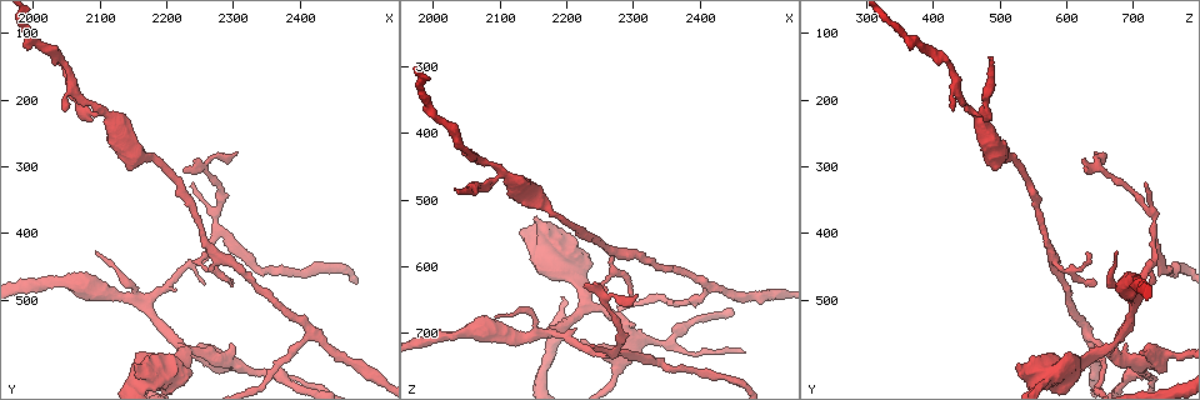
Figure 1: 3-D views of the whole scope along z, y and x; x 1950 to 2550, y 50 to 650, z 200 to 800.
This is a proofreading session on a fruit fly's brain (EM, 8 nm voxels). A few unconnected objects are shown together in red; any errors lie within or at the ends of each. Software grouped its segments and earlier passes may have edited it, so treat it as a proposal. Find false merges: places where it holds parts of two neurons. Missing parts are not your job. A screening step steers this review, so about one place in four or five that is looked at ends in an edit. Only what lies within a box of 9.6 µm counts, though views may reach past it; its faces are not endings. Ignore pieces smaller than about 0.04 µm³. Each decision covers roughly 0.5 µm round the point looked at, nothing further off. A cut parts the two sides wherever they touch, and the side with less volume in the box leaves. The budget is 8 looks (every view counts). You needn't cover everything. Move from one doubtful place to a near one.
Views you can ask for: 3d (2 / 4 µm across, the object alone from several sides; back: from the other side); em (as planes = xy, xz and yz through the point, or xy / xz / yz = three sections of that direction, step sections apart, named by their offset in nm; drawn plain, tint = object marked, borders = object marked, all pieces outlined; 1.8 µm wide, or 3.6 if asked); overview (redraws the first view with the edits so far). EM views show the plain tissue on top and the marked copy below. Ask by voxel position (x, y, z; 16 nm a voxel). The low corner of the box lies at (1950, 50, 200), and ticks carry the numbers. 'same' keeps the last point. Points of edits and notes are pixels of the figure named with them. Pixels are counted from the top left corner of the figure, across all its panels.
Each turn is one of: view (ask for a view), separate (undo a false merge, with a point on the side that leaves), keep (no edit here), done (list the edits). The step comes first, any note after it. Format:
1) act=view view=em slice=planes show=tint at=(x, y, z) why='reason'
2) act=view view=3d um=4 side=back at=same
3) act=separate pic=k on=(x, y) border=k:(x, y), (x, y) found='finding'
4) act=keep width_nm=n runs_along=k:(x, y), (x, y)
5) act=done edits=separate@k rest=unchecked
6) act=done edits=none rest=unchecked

act=view view=3d um=4 at=(2175, 615, 570) why='sharp bend'

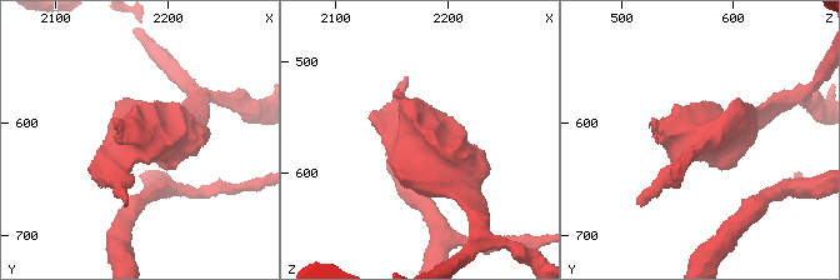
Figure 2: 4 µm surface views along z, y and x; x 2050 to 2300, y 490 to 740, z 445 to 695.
act=view view=em um=3.6 slice=yz step=16 show=tint at=(2176, 614, 568) why='shape alone is not enough'

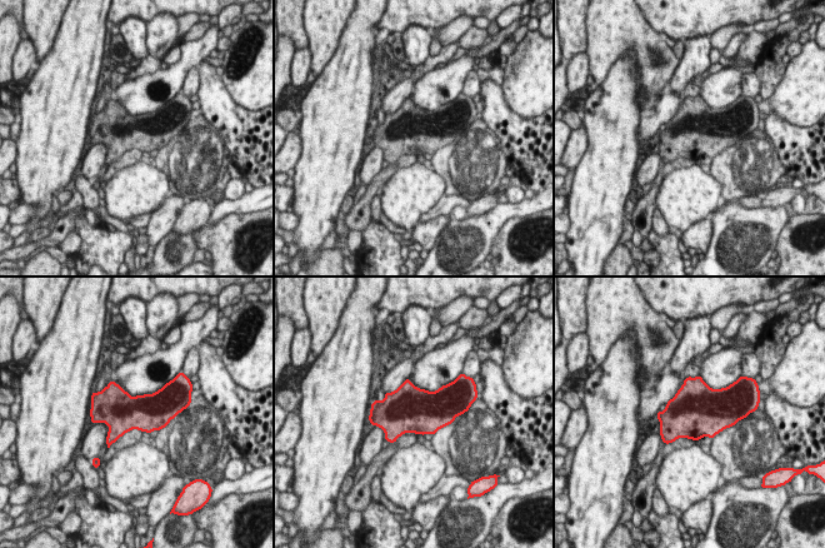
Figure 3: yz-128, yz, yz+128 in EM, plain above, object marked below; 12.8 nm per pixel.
act=view view=em um=3.6 slice=planes show=borders at=same why='cut it another way'

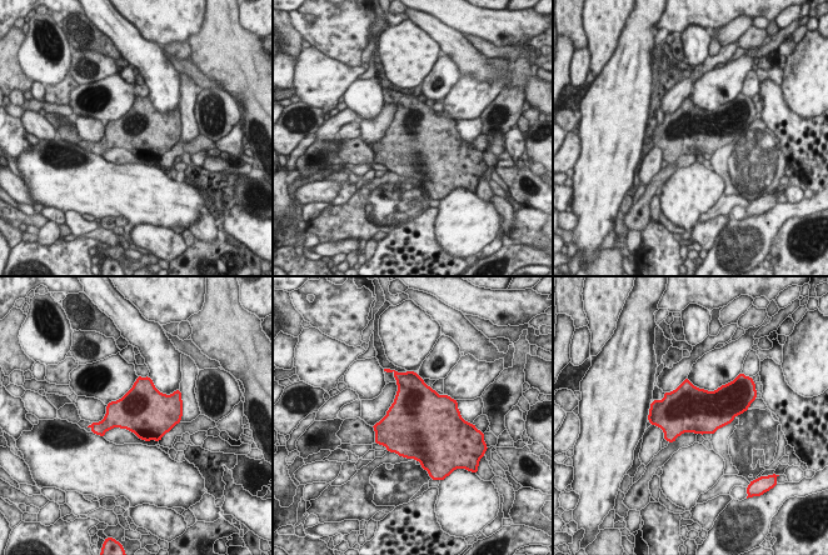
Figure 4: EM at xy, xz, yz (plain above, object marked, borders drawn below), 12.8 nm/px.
act=keep found='all the same neuron'

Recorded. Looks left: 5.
act=view view=em um=3.6 slice=xz step=16 show=tint at=(2175, 515, 695)

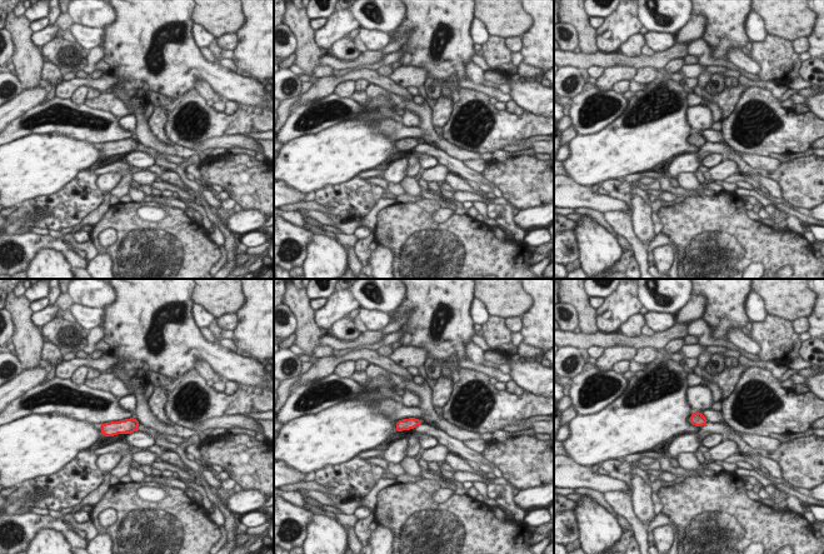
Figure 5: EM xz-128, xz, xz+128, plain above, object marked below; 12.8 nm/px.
act=keep found='continuous, no second neuron'

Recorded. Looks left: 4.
act=view view=3d um=2 at=(2275, 400, 730) why='sharp bend'

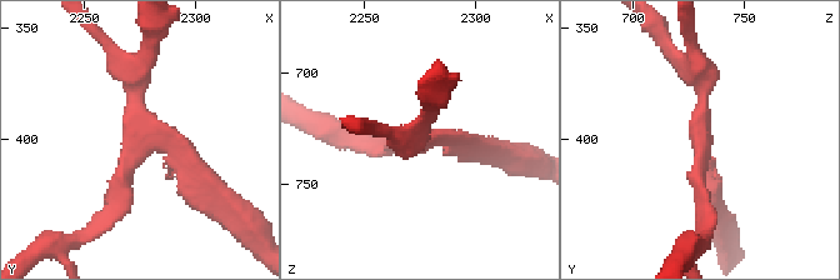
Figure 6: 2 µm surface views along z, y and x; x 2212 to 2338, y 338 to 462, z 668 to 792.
act=view view=em slice=planes show=tint at=(2274, 399, 730)

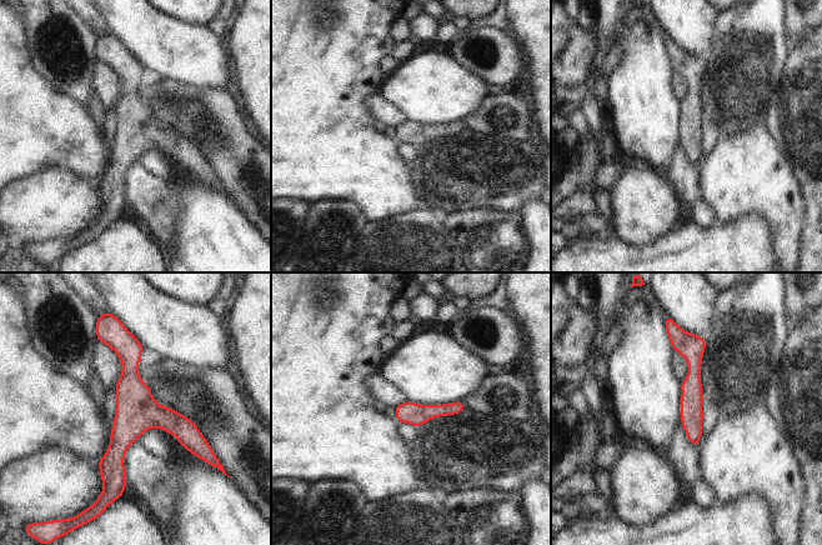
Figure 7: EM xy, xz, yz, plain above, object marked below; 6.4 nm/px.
act=keep runs_along=7:(125, 338), (118, 486) found='continuous, no second neuron'

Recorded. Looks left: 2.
act=done edits=none rest=unchecked

